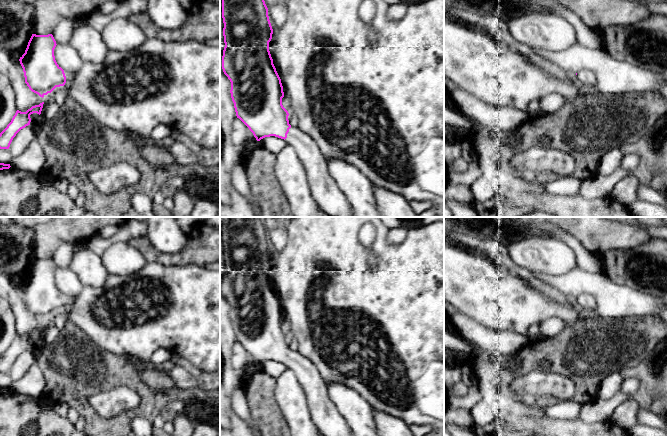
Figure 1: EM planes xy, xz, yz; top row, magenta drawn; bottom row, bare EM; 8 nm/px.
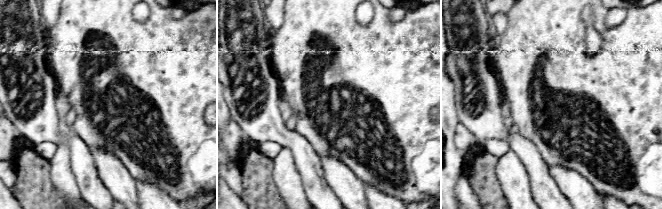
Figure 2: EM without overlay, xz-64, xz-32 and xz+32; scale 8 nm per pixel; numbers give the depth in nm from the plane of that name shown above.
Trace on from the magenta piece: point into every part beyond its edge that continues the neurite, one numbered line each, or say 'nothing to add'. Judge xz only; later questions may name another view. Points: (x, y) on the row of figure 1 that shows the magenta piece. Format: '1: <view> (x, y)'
1: xz (331, 200)

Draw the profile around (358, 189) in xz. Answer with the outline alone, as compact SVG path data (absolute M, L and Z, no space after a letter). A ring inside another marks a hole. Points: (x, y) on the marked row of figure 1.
M339 158L327 159L328 172L353 209L353 217L381 217L373 183L356 167Z

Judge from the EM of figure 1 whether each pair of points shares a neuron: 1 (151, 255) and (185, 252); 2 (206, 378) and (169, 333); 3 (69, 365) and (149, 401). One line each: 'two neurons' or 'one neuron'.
1: one neuron
2: two neurons
3: one neuron

